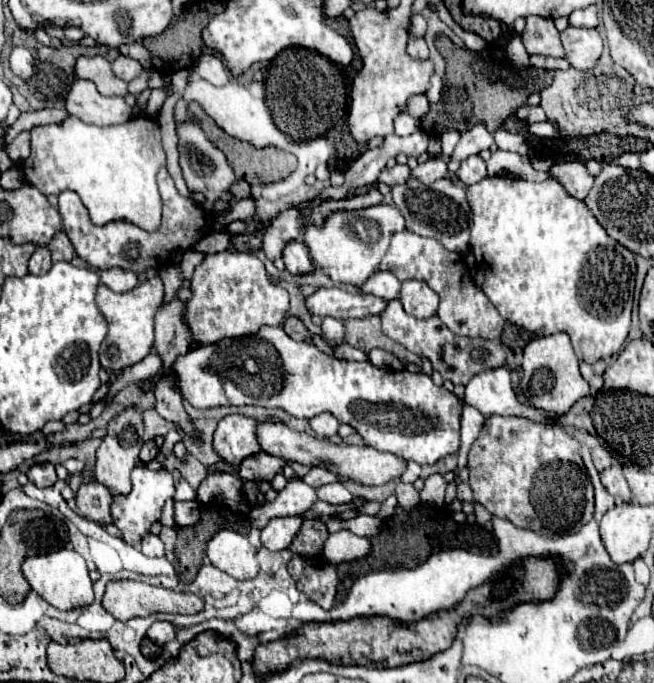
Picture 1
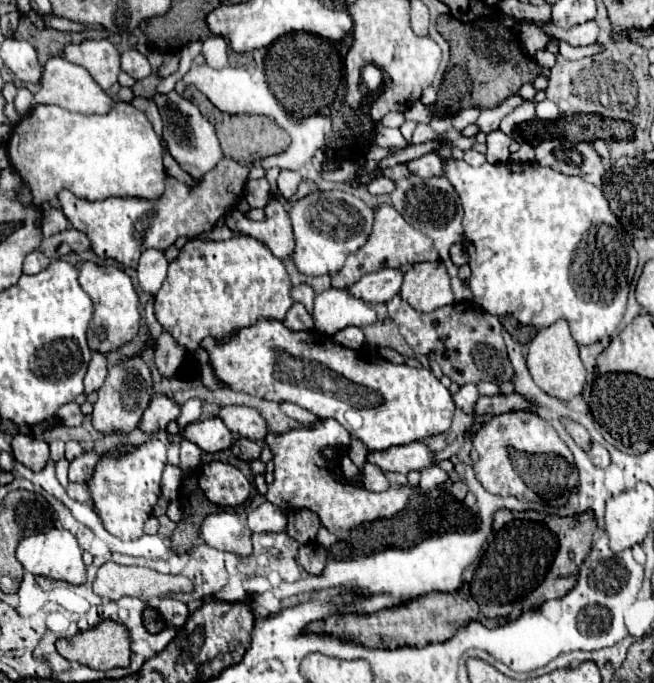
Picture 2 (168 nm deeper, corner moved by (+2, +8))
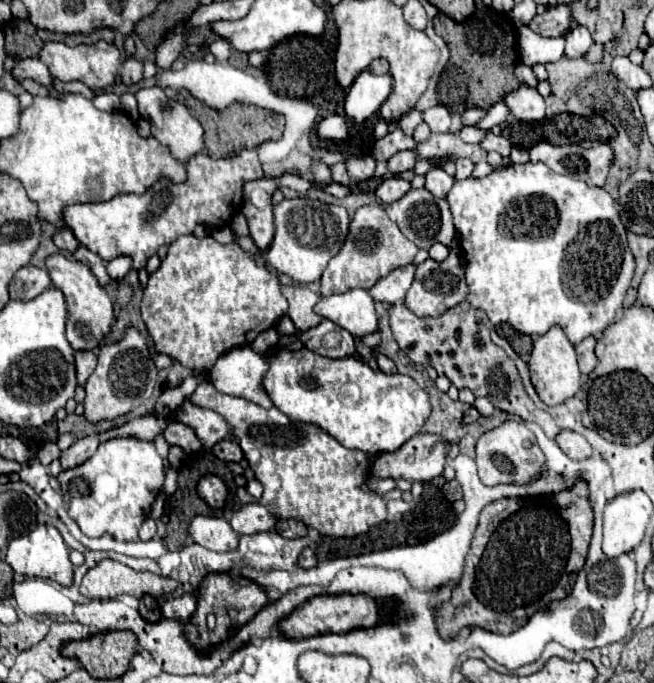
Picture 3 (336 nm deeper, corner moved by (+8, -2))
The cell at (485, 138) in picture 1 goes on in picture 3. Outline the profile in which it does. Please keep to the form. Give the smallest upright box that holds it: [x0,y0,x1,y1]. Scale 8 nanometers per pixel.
[504,84,544,122]

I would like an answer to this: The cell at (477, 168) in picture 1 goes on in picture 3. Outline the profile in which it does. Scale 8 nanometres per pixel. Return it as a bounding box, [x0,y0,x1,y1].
[456,158,474,178]

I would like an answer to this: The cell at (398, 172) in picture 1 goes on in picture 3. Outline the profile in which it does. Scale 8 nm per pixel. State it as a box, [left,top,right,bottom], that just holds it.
[424,168,454,198]

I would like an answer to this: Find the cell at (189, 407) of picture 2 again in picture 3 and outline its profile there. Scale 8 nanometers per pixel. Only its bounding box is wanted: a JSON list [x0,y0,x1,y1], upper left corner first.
[190,380,386,538]

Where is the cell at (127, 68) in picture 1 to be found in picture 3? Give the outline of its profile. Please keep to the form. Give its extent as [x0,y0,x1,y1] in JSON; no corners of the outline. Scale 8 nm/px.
[122,58,142,86]

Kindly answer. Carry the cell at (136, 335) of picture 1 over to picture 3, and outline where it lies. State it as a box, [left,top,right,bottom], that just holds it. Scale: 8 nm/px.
[46,254,114,350]

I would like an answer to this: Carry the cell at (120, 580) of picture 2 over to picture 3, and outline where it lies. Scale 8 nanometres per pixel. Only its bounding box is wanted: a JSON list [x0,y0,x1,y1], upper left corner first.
[80,560,178,600]

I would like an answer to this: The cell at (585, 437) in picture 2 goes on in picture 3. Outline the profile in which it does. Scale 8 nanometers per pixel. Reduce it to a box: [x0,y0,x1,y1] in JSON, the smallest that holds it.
[388,302,562,440]

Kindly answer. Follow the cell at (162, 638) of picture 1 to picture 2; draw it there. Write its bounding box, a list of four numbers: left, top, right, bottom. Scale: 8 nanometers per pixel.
[158,598,190,628]

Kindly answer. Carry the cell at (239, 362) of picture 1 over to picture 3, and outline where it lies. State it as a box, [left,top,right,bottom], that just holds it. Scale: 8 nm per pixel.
[264,348,432,456]

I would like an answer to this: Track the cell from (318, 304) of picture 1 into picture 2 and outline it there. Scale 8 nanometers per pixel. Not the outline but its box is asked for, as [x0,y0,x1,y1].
[350,268,404,302]

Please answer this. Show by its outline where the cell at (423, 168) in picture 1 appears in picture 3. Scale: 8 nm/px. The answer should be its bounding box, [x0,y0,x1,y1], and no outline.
[448,162,634,344]

